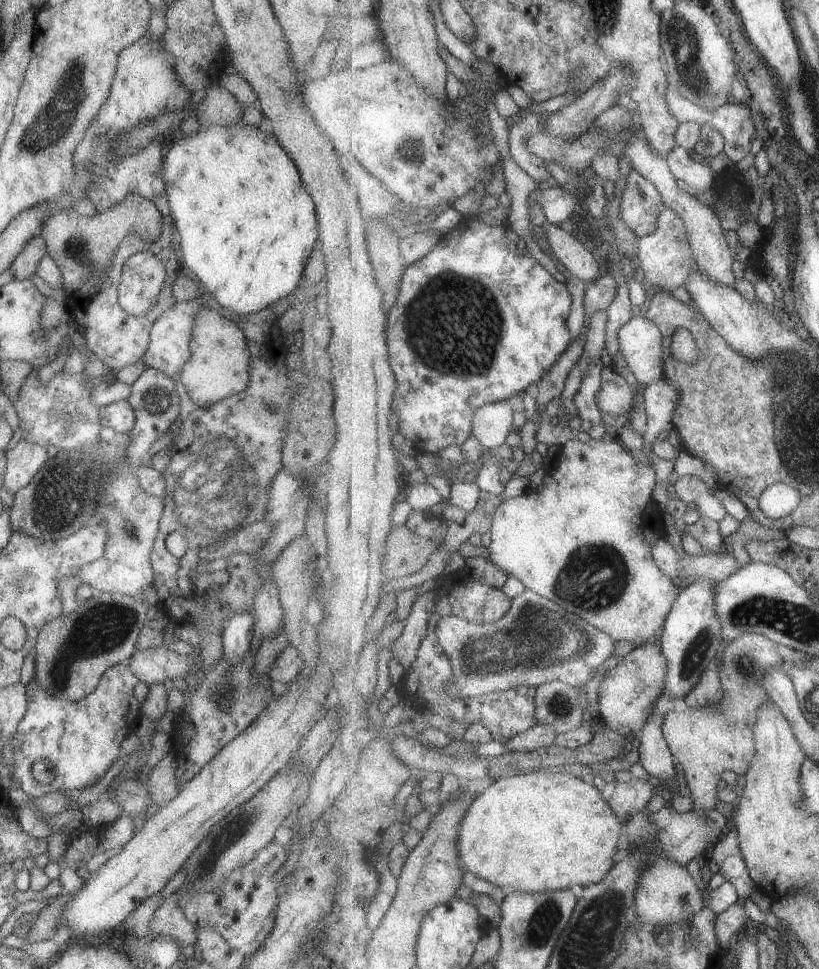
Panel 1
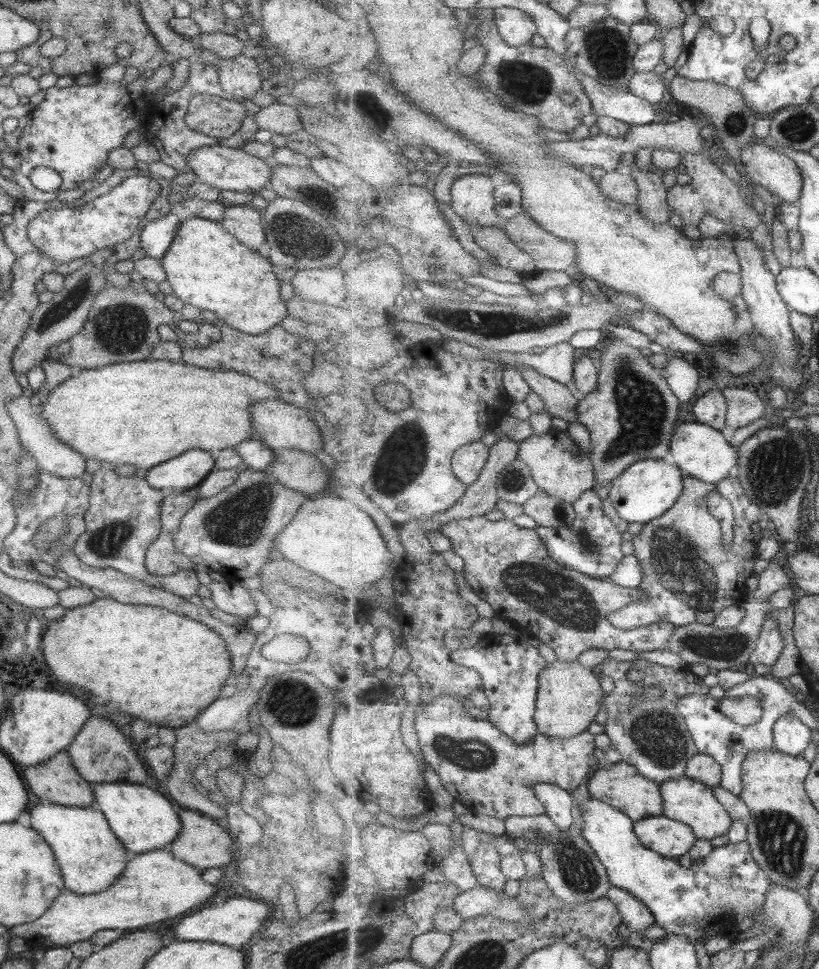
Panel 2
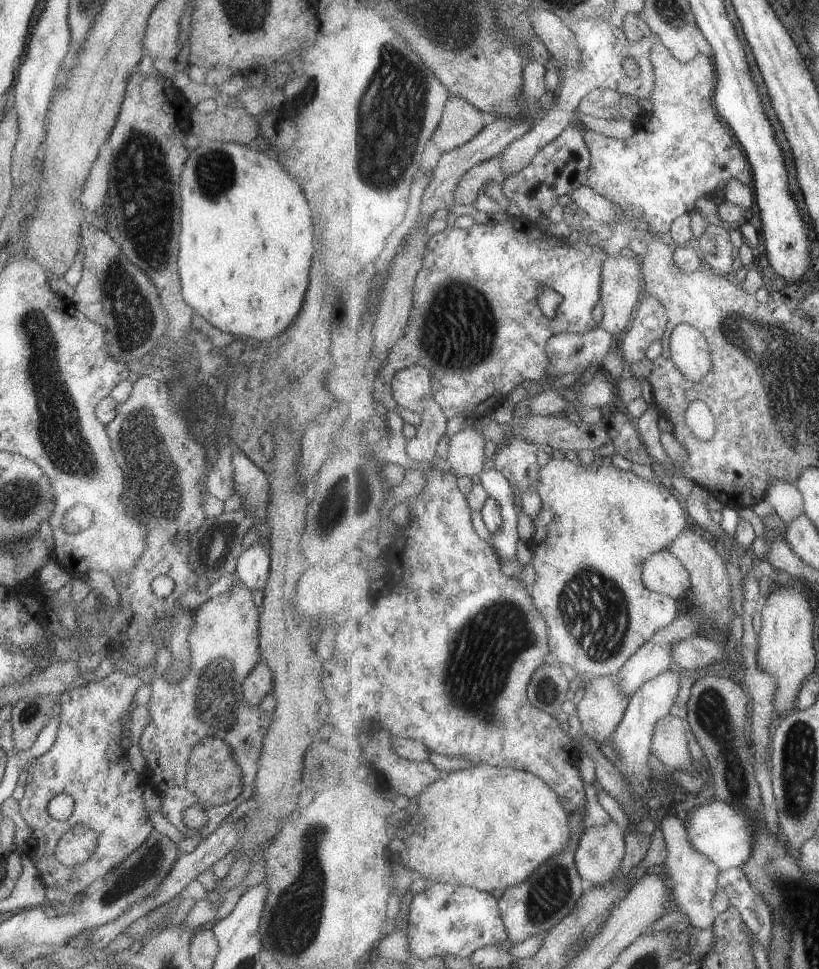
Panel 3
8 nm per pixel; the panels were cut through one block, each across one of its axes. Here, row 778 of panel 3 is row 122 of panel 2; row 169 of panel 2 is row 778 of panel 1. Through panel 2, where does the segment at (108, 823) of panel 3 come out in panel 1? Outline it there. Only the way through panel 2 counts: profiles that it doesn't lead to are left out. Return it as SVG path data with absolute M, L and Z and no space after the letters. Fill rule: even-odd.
M125 664L114 665L101 674L92 693L73 703L46 694L33 678L24 687L27 702L26 712L19 720L15 736L11 741L14 759L13 776L19 779L20 790L29 797L39 797L52 791L67 794L70 790L81 791L99 781L116 758L121 755L120 743L127 735L129 724L133 724L133 720L140 713L140 703L133 696L133 687L137 682L134 675L127 671ZM37 760L45 760L52 765L50 768L52 780L47 786L37 783L31 777L31 766Z

